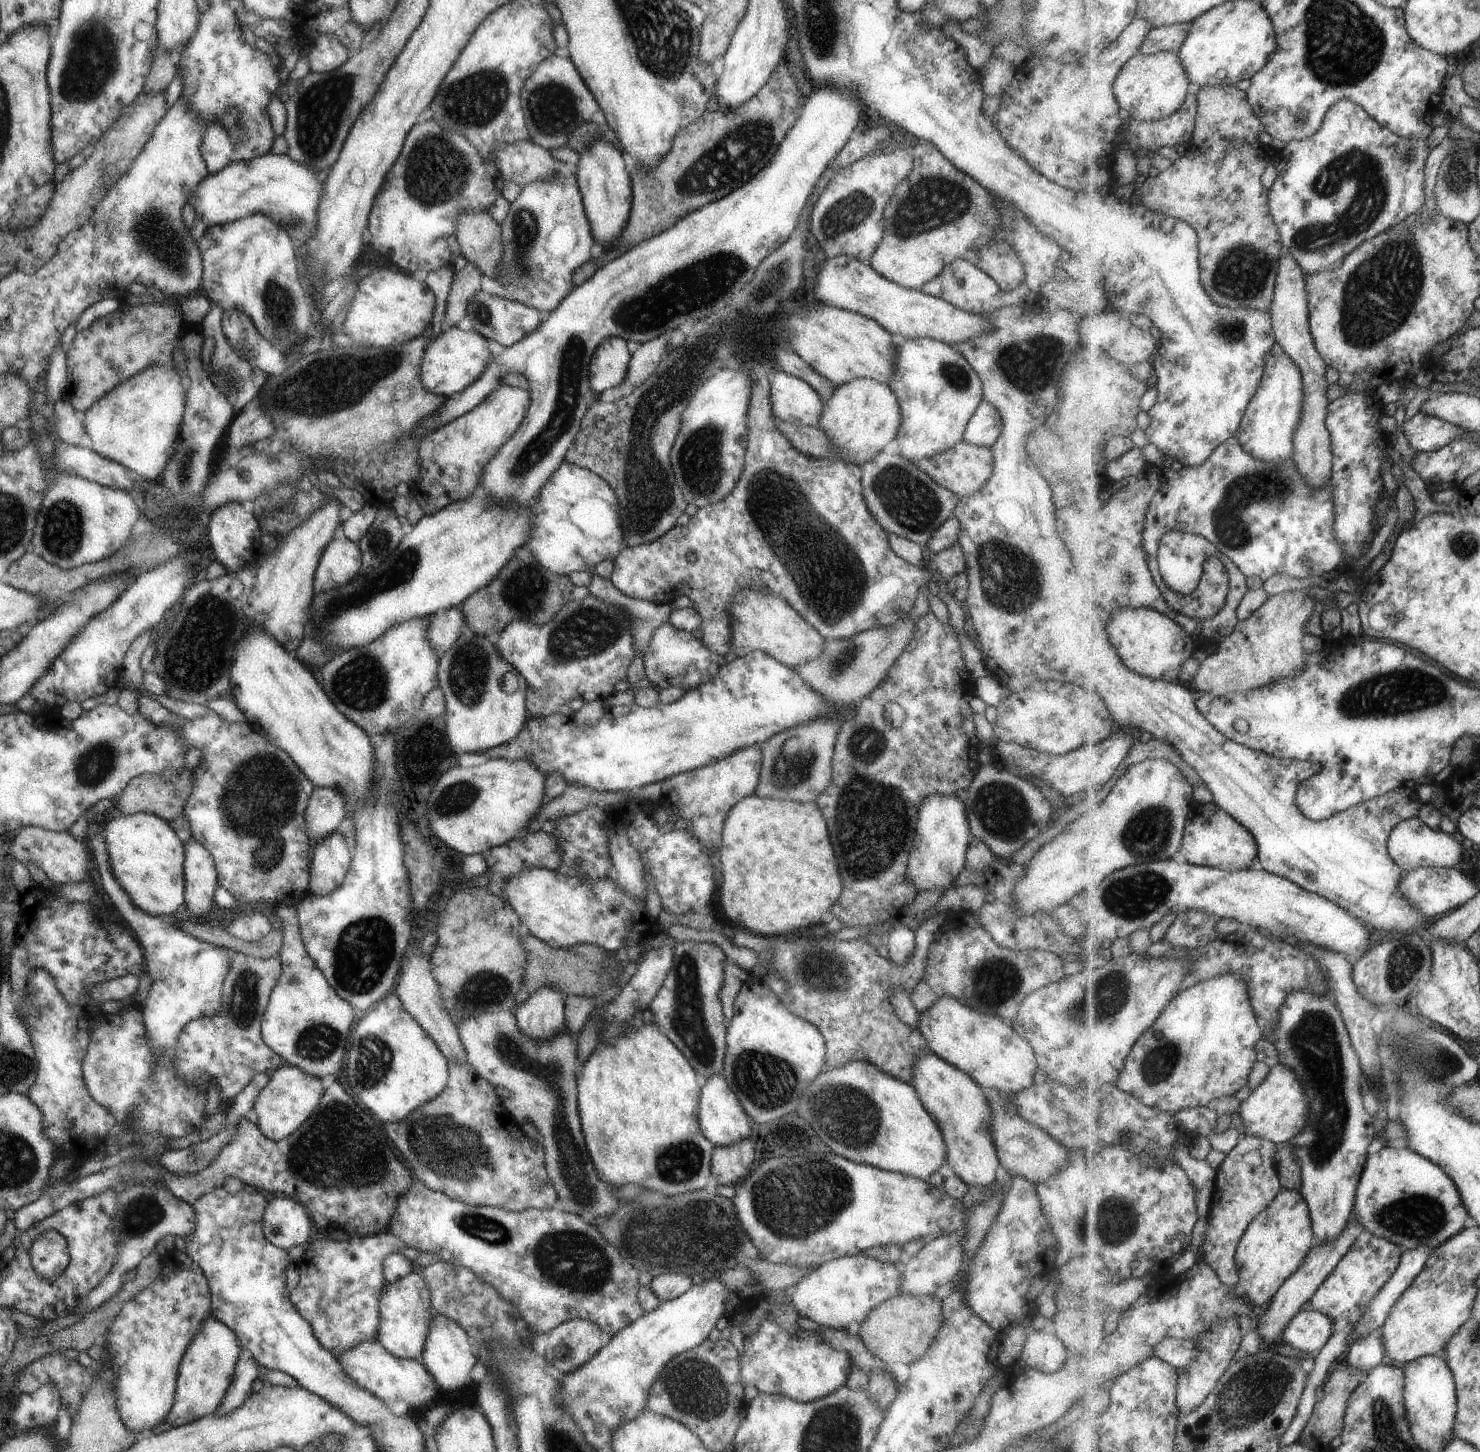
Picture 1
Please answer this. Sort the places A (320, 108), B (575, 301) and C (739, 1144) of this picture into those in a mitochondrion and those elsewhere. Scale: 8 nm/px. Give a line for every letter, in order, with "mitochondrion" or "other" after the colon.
A: mitochondrion
B: other
C: other

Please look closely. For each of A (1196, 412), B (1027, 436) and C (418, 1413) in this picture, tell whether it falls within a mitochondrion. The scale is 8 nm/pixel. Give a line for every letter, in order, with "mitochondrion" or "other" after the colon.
A: other
B: other
C: other

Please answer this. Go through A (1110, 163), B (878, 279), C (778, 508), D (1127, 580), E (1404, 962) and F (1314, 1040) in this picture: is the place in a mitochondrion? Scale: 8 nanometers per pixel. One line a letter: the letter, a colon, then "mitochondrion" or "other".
A: other
B: other
C: mitochondrion
D: mitochondrion
E: mitochondrion
F: mitochondrion

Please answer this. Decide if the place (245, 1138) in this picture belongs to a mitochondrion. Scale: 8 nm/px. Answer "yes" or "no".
no

